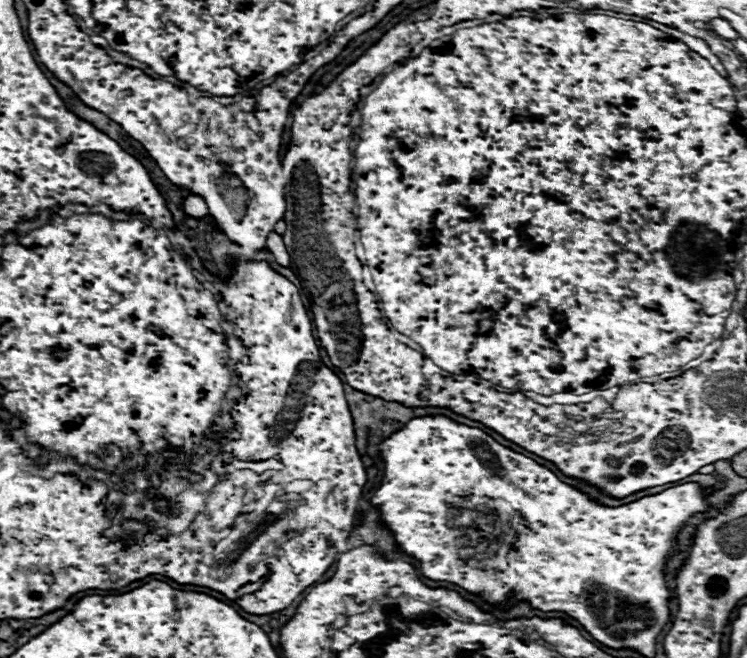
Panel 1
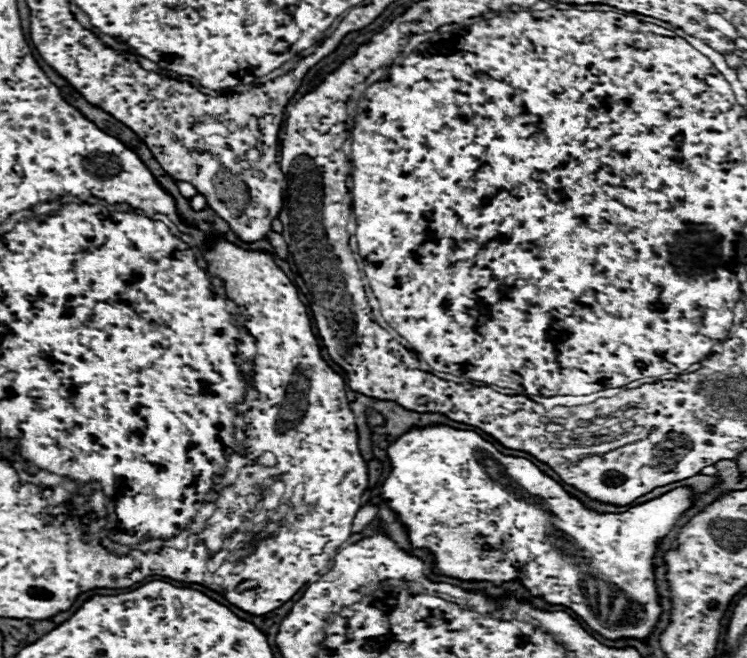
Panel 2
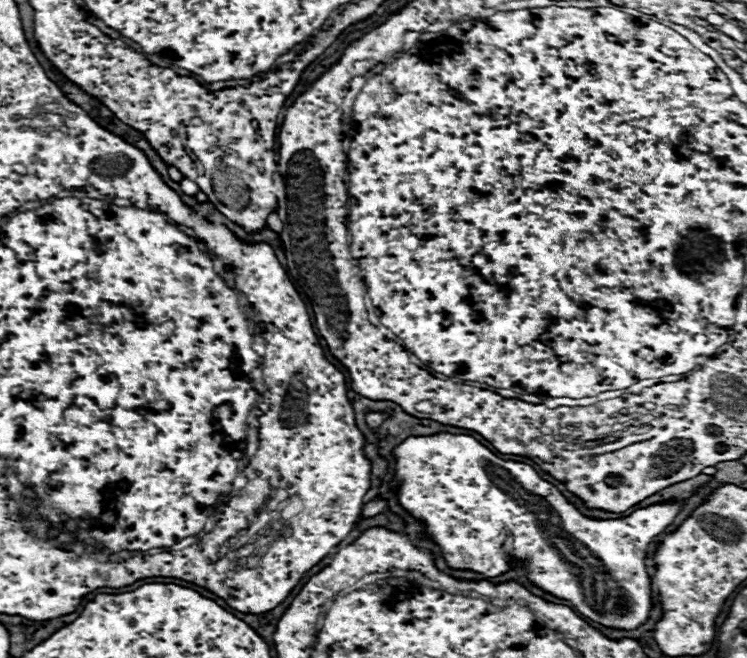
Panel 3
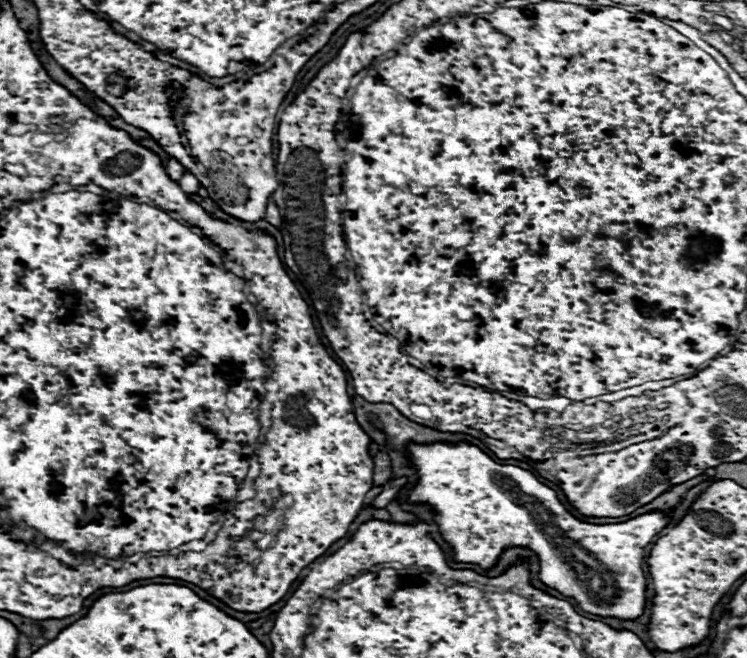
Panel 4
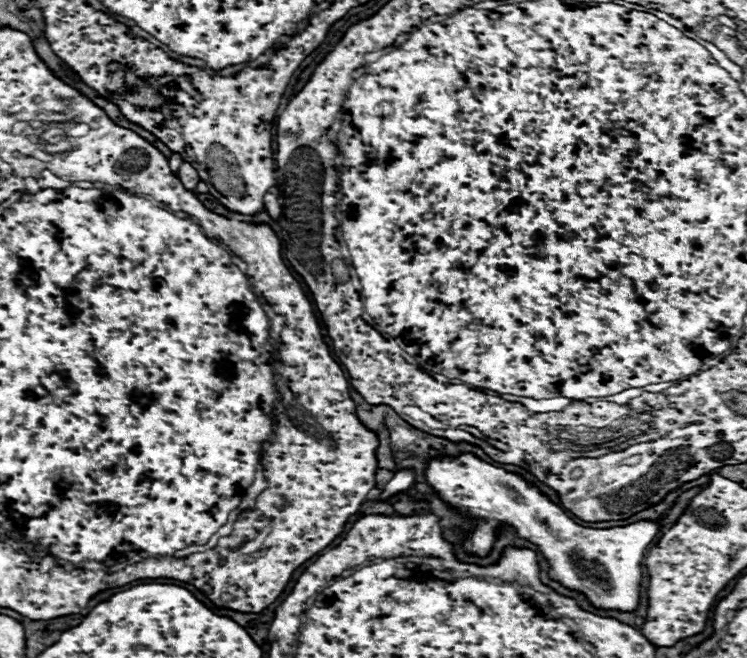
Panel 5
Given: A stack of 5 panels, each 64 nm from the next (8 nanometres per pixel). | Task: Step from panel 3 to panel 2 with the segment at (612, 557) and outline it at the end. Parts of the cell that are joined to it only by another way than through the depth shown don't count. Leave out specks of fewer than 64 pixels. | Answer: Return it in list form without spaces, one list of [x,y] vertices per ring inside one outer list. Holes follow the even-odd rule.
[[[428,426],[428,428],[412,428],[410,432],[402,434],[394,444],[388,446],[388,458],[392,462],[392,472],[384,480],[382,486],[382,498],[390,500],[390,508],[394,508],[400,514],[400,522],[408,528],[408,538],[414,548],[428,548],[436,558],[436,572],[460,580],[490,580],[494,584],[508,582],[508,580],[520,580],[526,590],[530,590],[532,596],[544,598],[548,604],[562,604],[568,610],[572,610],[582,622],[586,622],[592,630],[602,634],[604,638],[618,640],[618,638],[638,638],[646,640],[650,636],[652,626],[658,620],[660,604],[658,604],[658,592],[654,586],[654,568],[652,558],[654,550],[660,538],[664,538],[670,528],[676,524],[678,516],[686,512],[692,506],[692,492],[690,488],[676,488],[656,500],[650,500],[640,506],[632,506],[628,512],[622,514],[598,514],[582,506],[580,500],[572,498],[558,482],[554,482],[550,476],[542,474],[530,460],[526,458],[514,458],[500,454],[490,442],[486,442],[482,436],[470,430],[454,430],[450,426]],[[622,596],[622,606],[614,606],[614,600]]]

